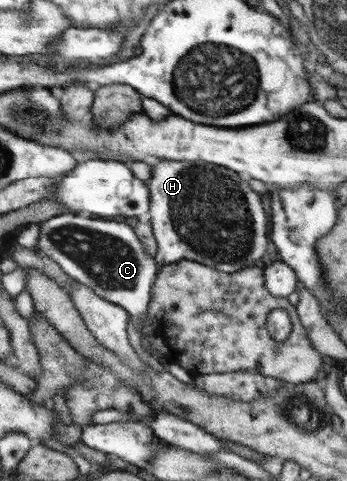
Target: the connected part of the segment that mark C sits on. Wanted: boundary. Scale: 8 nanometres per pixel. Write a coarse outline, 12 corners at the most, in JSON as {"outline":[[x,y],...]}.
{"outline":[[73,213],[40,248],[142,324],[156,261],[131,226]]}

